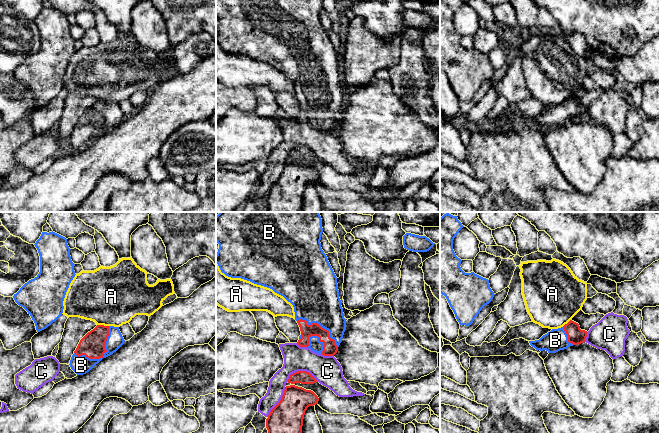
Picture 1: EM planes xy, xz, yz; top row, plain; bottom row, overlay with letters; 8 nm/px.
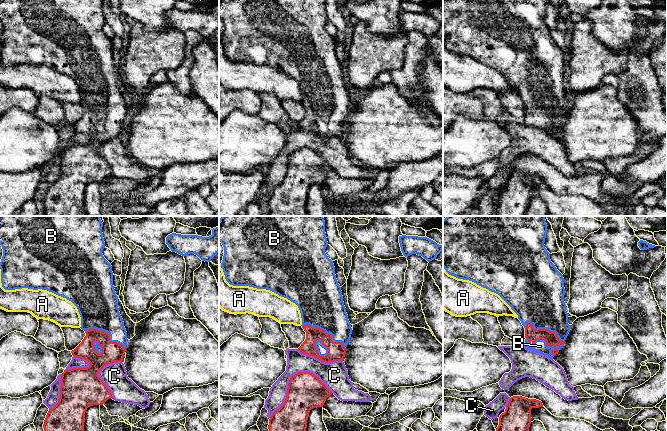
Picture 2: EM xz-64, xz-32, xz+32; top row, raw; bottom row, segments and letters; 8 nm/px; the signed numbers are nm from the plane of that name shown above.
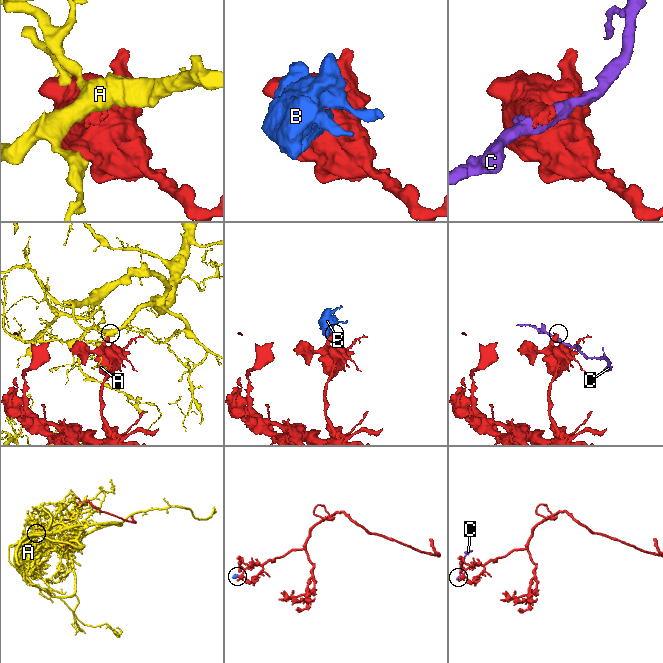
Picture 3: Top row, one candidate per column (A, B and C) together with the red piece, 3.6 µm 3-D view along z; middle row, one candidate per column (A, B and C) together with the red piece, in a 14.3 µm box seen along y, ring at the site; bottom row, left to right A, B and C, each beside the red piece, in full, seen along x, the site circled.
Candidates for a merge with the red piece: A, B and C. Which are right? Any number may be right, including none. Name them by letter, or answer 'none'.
B

